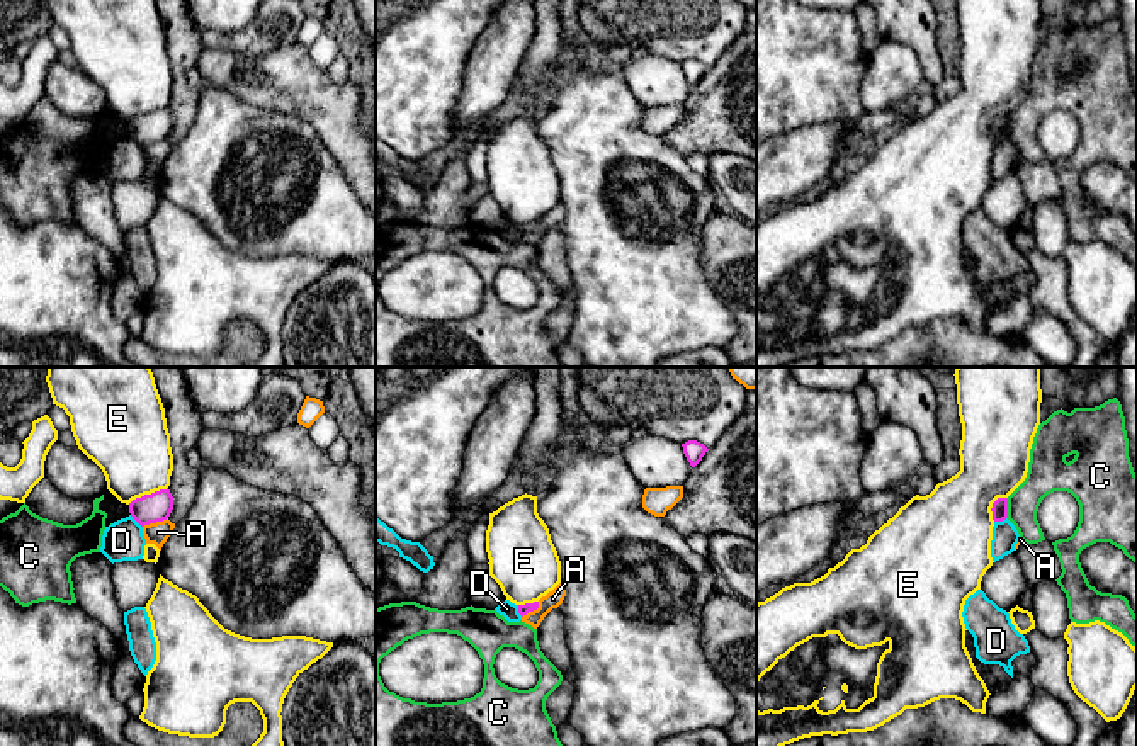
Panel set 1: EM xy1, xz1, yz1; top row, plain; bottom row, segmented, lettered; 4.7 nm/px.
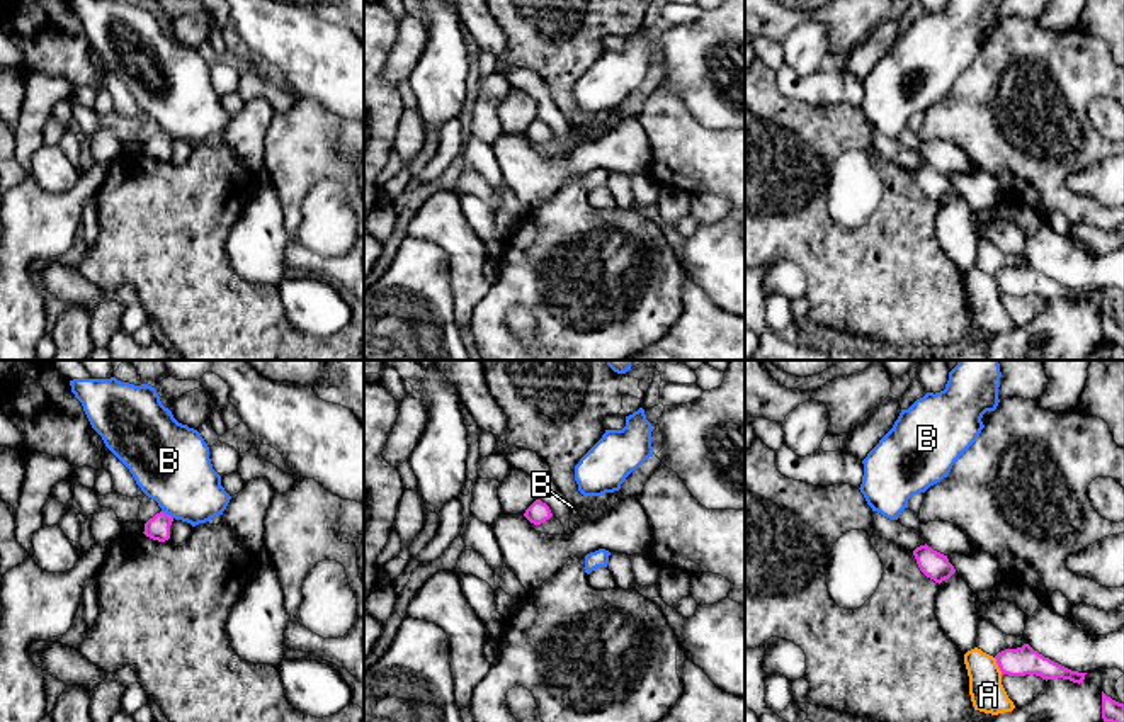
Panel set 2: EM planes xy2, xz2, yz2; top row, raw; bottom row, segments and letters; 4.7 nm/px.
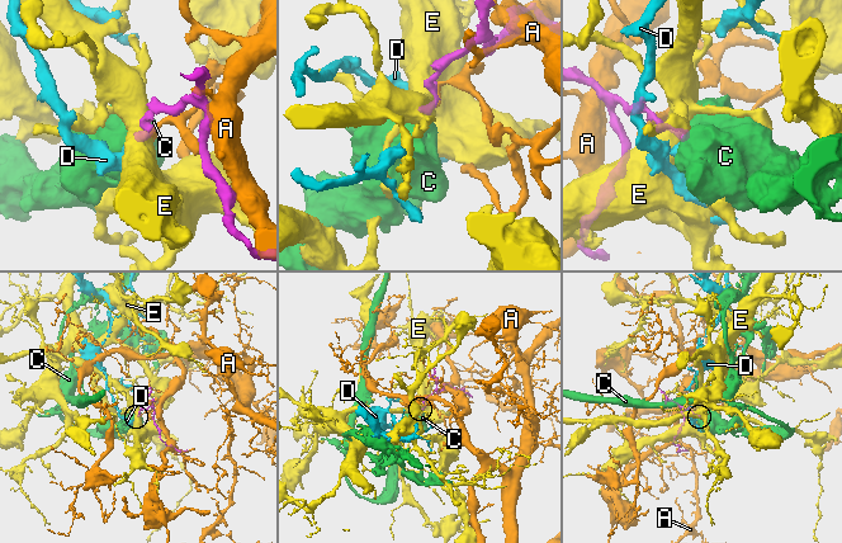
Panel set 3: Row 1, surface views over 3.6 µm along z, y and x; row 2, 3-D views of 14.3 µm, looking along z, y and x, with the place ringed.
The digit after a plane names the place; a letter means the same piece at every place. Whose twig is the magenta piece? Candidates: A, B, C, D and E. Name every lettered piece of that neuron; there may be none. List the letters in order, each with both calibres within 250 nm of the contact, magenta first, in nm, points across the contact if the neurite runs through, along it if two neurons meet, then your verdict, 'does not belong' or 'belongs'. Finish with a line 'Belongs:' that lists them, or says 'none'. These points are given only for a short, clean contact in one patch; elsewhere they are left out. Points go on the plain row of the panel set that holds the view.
A: 140/100 nm | does not belong
B: 110/380 nm | across xy2 (158, 146), (165, 133), (169, 80) | belongs
C: 80/180 nm | along yz1 (1006, 118), (1008, 136) | does not belong
D: 80/120 nm | along yz1 (1006, 136), (995, 141) | does not belong
E: 140/360 nm | along xy1 (167, 106), (136, 116), (128, 123) | does not belong
Belongs: B

